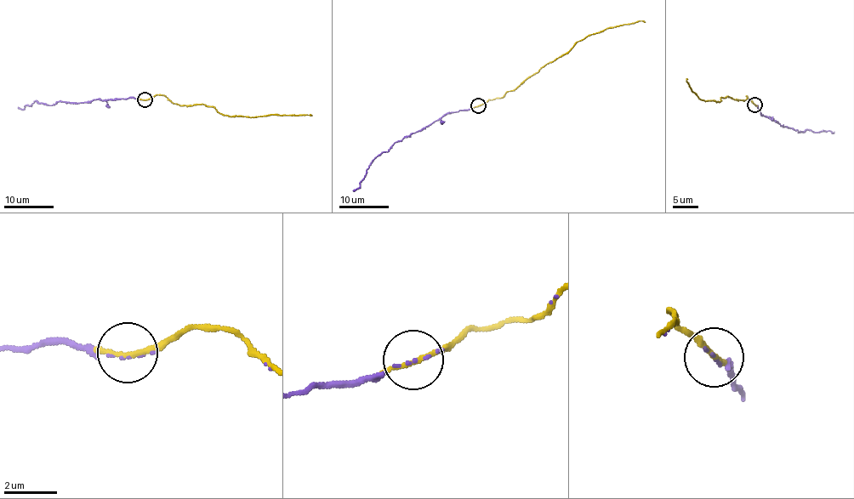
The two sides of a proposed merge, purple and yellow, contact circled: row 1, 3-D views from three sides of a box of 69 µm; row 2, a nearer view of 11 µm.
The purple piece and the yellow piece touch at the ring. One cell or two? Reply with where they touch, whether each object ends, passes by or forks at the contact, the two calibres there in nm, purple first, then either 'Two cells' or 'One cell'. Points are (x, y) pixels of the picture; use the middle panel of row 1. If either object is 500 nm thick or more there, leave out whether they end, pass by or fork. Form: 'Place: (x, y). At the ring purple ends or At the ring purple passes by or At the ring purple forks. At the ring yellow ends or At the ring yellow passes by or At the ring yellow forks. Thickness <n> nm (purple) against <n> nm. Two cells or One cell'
Place: (478, 105). At the ring purple passes by. At the ring yellow passes by. Thickness 60 nm (purple) against 170 nm. One cell

